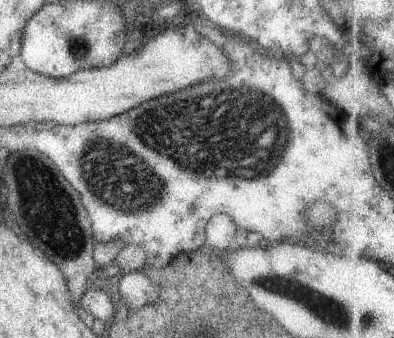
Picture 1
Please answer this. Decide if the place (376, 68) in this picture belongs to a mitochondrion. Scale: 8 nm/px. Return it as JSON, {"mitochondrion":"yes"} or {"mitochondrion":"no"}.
{"mitochondrion":"no"}

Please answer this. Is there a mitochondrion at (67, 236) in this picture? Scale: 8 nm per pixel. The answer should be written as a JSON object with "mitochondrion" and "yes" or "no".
{"mitochondrion":"yes"}

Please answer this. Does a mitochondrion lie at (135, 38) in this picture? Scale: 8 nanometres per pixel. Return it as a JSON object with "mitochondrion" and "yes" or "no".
{"mitochondrion":"no"}

